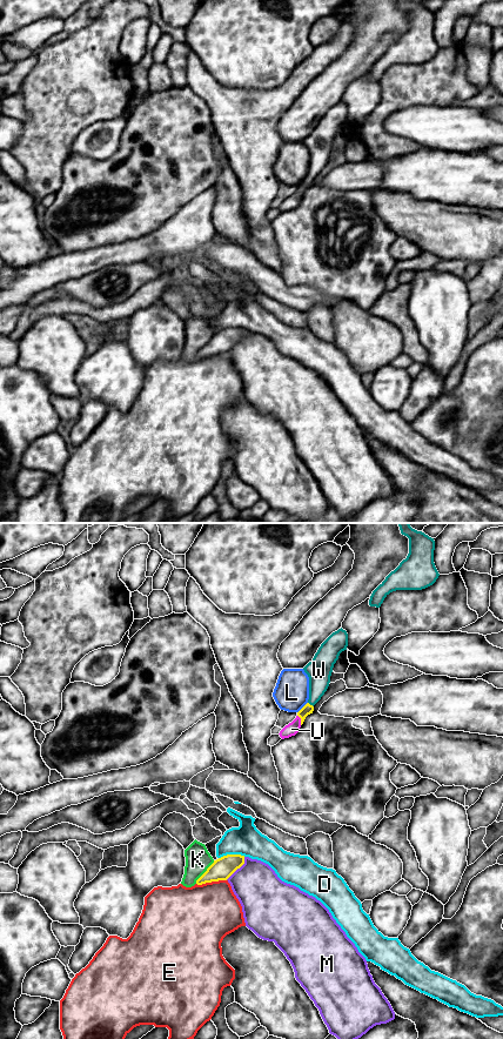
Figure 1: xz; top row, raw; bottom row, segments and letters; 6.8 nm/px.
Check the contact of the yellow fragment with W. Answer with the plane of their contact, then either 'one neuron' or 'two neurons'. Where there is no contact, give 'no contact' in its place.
xz | one neuron

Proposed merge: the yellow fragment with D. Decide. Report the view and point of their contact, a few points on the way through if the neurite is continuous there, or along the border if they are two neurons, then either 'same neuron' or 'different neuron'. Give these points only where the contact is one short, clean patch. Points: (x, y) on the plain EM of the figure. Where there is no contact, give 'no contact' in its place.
xz (232, 328) | different neuron

